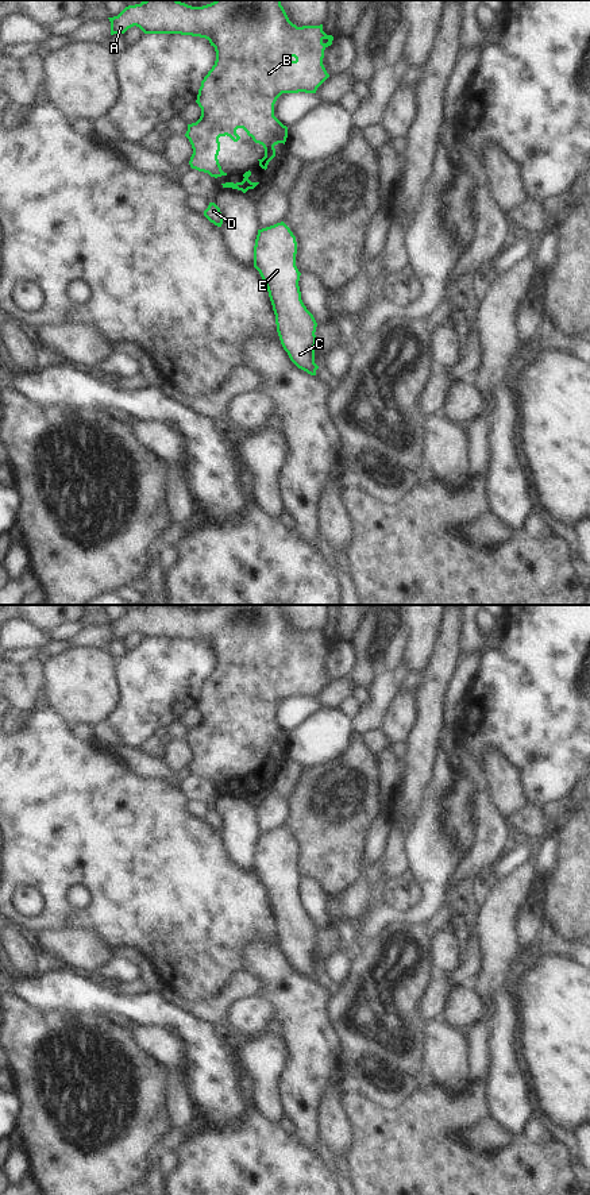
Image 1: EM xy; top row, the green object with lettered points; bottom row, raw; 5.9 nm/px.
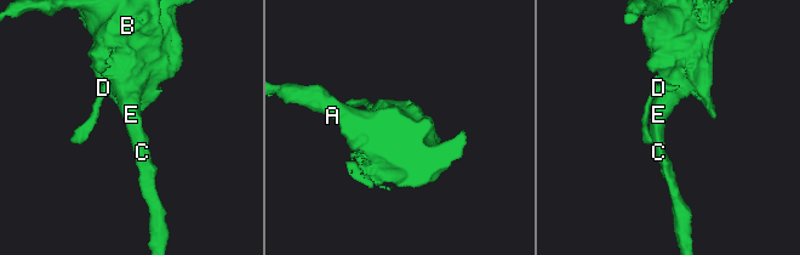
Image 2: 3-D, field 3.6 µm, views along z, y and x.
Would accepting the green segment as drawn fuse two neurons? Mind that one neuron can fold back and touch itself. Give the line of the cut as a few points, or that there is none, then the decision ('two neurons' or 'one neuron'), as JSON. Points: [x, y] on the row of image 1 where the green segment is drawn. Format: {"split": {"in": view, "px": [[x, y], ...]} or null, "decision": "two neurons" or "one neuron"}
{"split": {"in": "xy", "px": [[223, 184], [230, 187]]}, "decision": "two neurons"}

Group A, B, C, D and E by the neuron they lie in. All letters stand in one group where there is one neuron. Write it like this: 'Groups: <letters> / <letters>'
Groups: A B C E / D.

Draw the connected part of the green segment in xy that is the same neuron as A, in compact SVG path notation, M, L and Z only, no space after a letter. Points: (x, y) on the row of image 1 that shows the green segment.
M144 0L126 7L117 16L108 18L111 35L124 34L136 26L144 34L181 34L200 36L215 47L216 61L201 81L196 103L201 116L188 124L185 136L193 154L192 169L208 173L211 177L227 176L221 170L217 155L220 136L238 142L238 128L243 128L255 143L265 149L259 161L262 169L275 157L274 146L286 142L288 127L274 116L274 104L282 93L316 93L329 77L323 58L324 50L332 45L333 36L327 35L320 26L293 24L281 0L215 0L203 7L192 7L178 0Z

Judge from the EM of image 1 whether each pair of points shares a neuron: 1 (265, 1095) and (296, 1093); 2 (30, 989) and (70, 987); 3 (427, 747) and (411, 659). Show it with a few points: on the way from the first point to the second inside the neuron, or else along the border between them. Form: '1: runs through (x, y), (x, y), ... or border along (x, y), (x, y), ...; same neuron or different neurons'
1: border along (286, 1063), (278, 1083), (281, 1113); different neurons
2: runs through (39, 989), (61, 989); same neuron
3: border along (434, 642), (431, 656), (421, 671); different neurons

